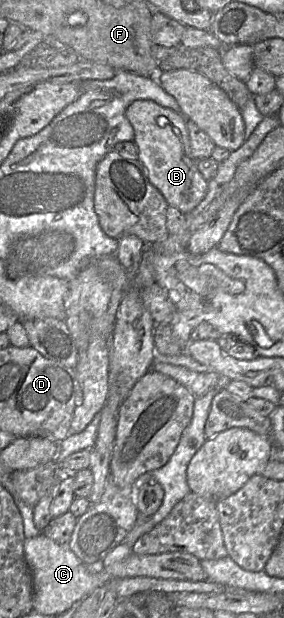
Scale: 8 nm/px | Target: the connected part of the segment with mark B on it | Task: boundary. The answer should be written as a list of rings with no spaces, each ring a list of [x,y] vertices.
[[[144,99],[132,102],[126,110],[126,117],[134,129],[133,142],[138,148],[137,158],[147,169],[149,181],[170,206],[188,214],[205,197],[208,180],[199,172],[196,160],[190,157],[186,118],[180,112]]]

